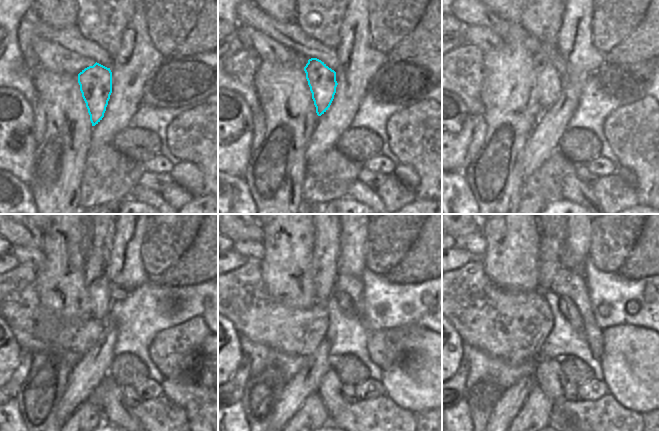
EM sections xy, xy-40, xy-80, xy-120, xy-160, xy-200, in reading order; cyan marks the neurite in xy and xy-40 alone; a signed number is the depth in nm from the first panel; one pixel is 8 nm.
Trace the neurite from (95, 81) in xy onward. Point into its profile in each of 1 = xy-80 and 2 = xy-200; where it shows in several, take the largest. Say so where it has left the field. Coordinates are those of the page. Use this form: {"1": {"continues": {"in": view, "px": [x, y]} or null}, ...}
{"1": {"continues": {"in": "xy-80", "px": [549, 82]}}, "2": {"continues": {"in": "xy-200", "px": [547, 270]}}}

